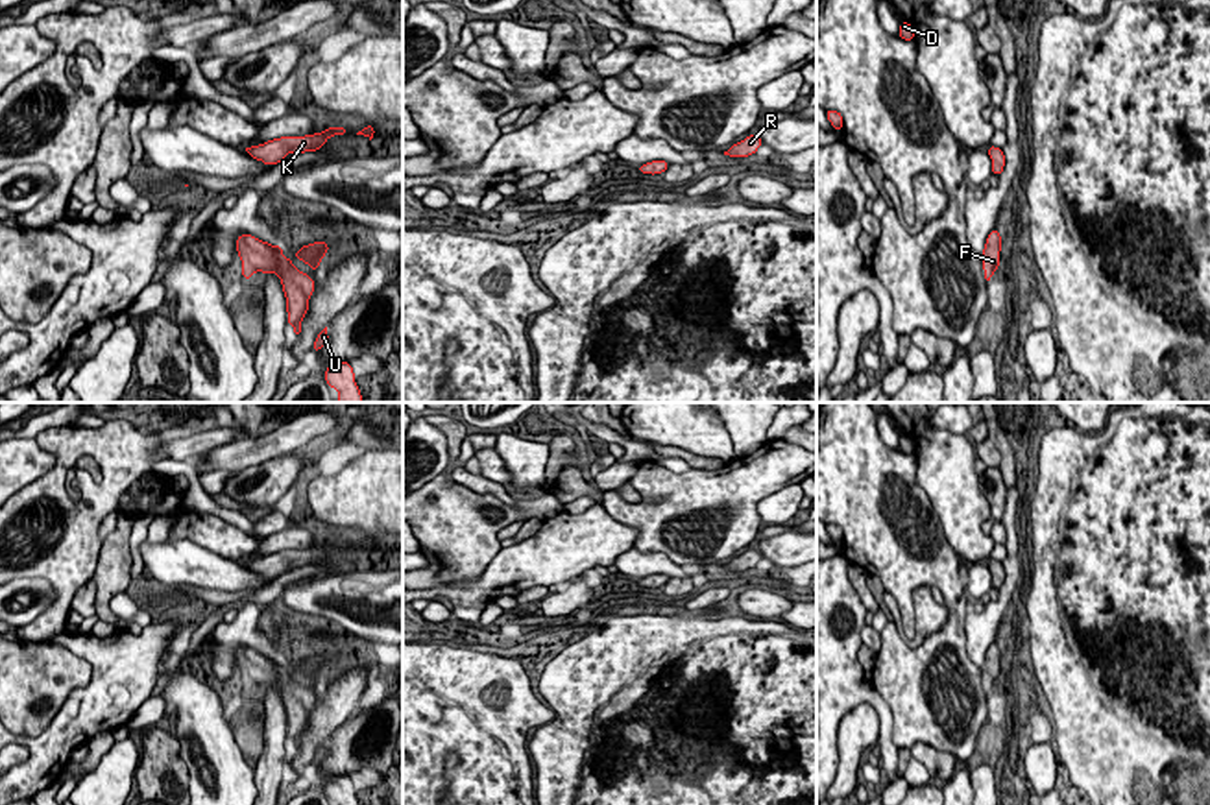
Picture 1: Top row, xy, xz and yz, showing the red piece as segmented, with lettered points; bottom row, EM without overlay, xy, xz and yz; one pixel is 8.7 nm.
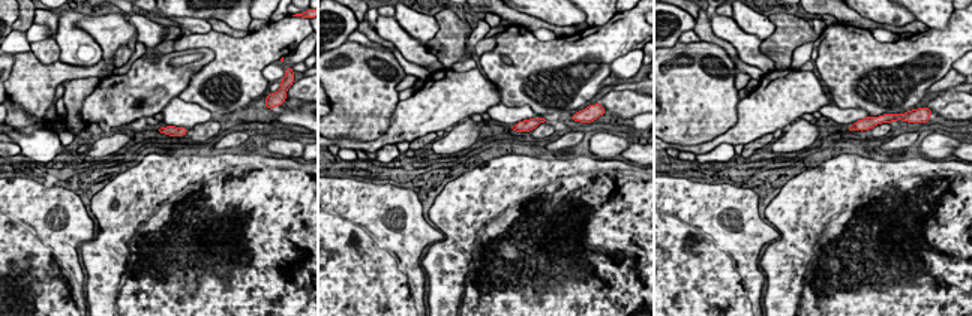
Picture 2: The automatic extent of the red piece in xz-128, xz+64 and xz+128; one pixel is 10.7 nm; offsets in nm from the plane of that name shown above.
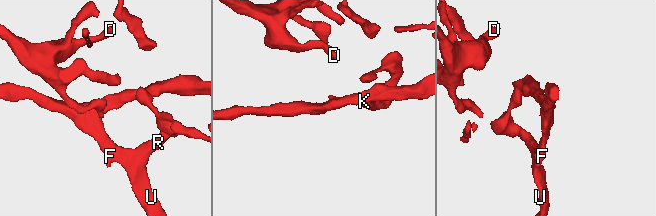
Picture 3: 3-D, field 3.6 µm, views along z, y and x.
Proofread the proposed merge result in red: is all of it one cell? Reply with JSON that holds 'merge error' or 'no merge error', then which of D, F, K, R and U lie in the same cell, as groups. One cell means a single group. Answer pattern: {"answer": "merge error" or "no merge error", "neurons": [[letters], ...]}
{"answer": "no merge error", "neurons": [["D", "F", "K", "R", "U"]]}

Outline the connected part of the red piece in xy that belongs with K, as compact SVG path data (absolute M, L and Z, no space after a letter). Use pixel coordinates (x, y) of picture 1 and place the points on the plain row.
M334 539L316 548L312 547L305 550L281 550L253 561L244 559L244 565L268 580L273 580L284 574L288 565L292 569L305 565L320 565L320 561L327 556L329 550L344 547L345 547L344 541Z

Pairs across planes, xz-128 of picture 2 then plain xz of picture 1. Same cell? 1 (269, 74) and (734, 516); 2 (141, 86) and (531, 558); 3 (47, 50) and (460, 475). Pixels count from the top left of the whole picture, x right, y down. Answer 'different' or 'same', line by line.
1: different
2: same
3: same

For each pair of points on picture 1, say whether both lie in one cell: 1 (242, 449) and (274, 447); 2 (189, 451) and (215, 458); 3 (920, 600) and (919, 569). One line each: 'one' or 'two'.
1: one
2: two
3: two

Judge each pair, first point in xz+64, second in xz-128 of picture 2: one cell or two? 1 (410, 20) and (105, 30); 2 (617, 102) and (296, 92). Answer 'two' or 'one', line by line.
1: two
2: one

